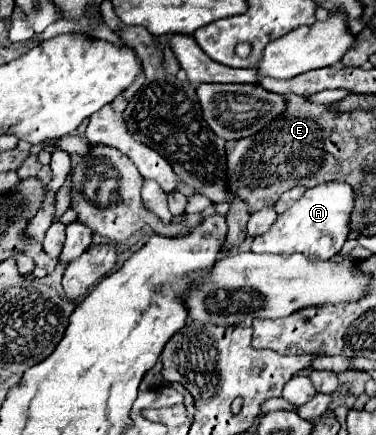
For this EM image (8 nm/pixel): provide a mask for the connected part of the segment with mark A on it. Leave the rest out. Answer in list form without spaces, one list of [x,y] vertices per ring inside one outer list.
[[[329,182],[329,184],[319,184],[317,188],[309,188],[289,210],[285,210],[283,214],[277,216],[277,220],[273,222],[269,232],[253,238],[251,252],[271,252],[271,254],[285,254],[285,256],[299,252],[311,260],[329,260],[331,256],[335,256],[341,250],[341,246],[345,244],[345,240],[349,236],[349,218],[353,212],[353,204],[355,204],[355,196],[353,196],[353,188],[349,184]]]

